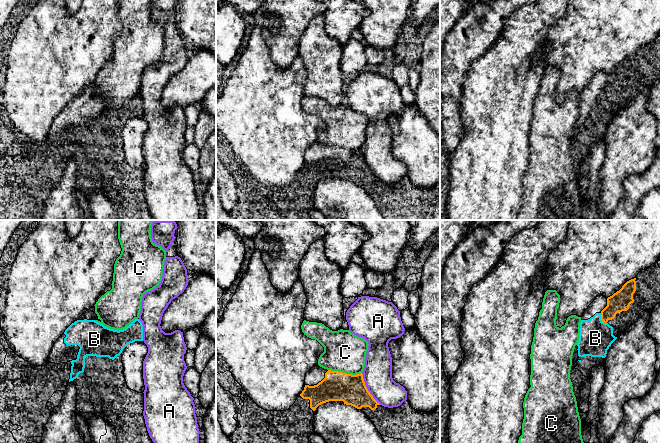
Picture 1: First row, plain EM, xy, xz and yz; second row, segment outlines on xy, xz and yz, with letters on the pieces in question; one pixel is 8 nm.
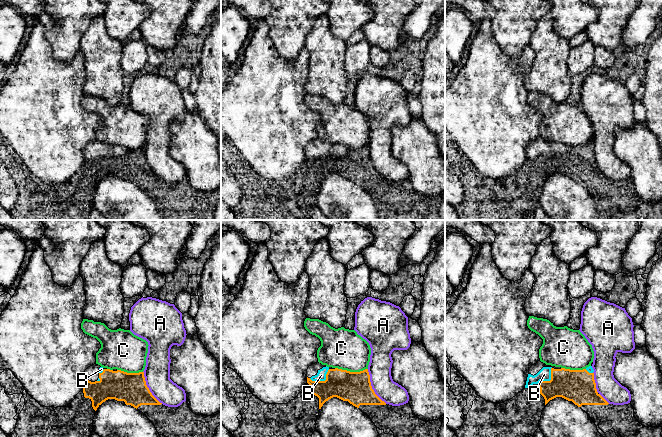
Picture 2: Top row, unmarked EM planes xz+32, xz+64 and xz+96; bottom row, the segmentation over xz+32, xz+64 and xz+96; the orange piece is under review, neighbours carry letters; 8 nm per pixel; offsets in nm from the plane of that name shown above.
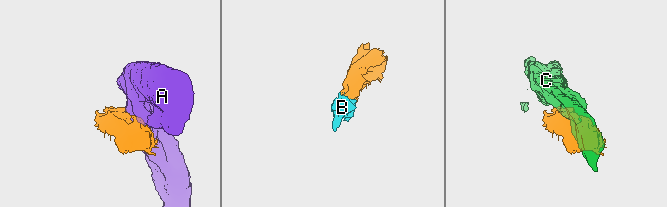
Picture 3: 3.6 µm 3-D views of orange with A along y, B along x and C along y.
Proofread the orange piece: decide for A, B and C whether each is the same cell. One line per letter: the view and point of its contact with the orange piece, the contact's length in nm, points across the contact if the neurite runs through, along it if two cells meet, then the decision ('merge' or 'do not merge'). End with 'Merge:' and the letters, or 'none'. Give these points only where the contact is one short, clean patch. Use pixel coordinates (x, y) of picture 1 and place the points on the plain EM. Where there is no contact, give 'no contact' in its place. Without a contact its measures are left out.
A: contact xz (367, 165); length 300 nm; do not merge
B: contact yz (601, 95); length 100 nm; merge
C: contact xz (345, 149); length 280 nm; do not merge
Merge: B

